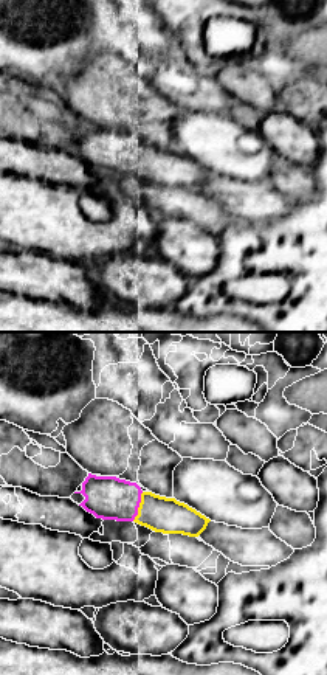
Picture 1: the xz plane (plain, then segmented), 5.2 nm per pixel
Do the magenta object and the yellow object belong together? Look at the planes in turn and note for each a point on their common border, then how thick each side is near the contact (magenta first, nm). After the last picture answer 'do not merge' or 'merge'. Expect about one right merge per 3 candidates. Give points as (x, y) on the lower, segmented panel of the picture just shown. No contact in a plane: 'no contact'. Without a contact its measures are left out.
(138, 506) | 220/190 nm

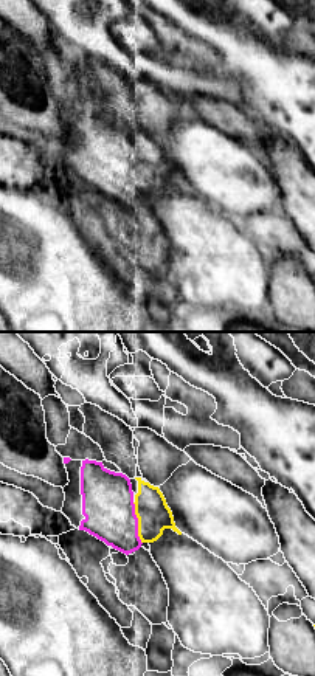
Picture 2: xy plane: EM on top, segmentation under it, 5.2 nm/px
(137, 523) | 280/170 nm

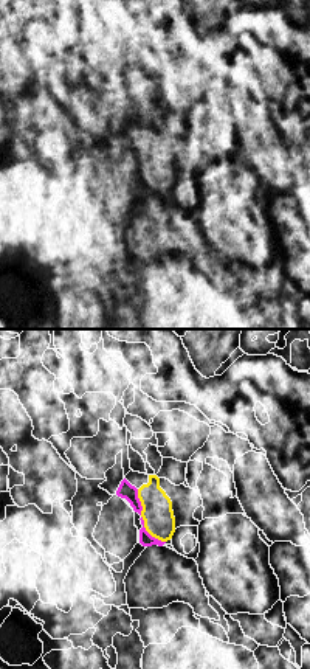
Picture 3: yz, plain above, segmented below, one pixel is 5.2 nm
(141, 519) | 70/160 nm

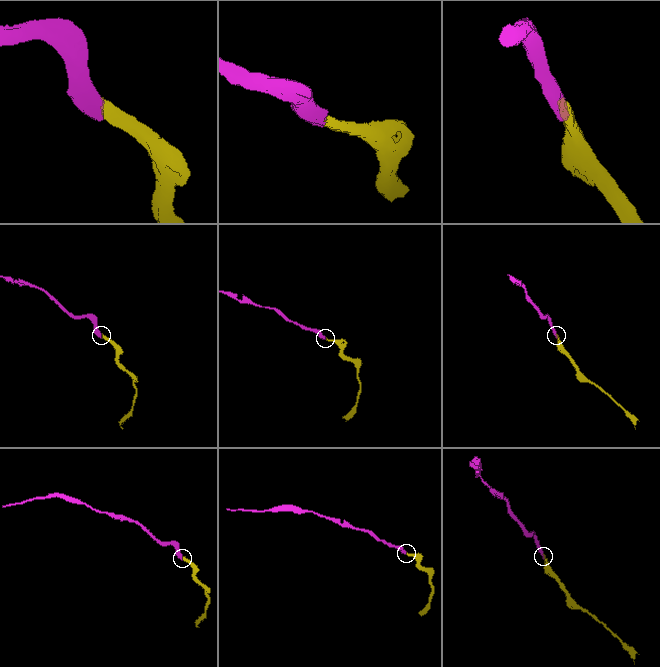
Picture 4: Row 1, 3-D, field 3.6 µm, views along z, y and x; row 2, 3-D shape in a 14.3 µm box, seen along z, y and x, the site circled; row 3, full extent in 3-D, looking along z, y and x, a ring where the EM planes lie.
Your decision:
merge

